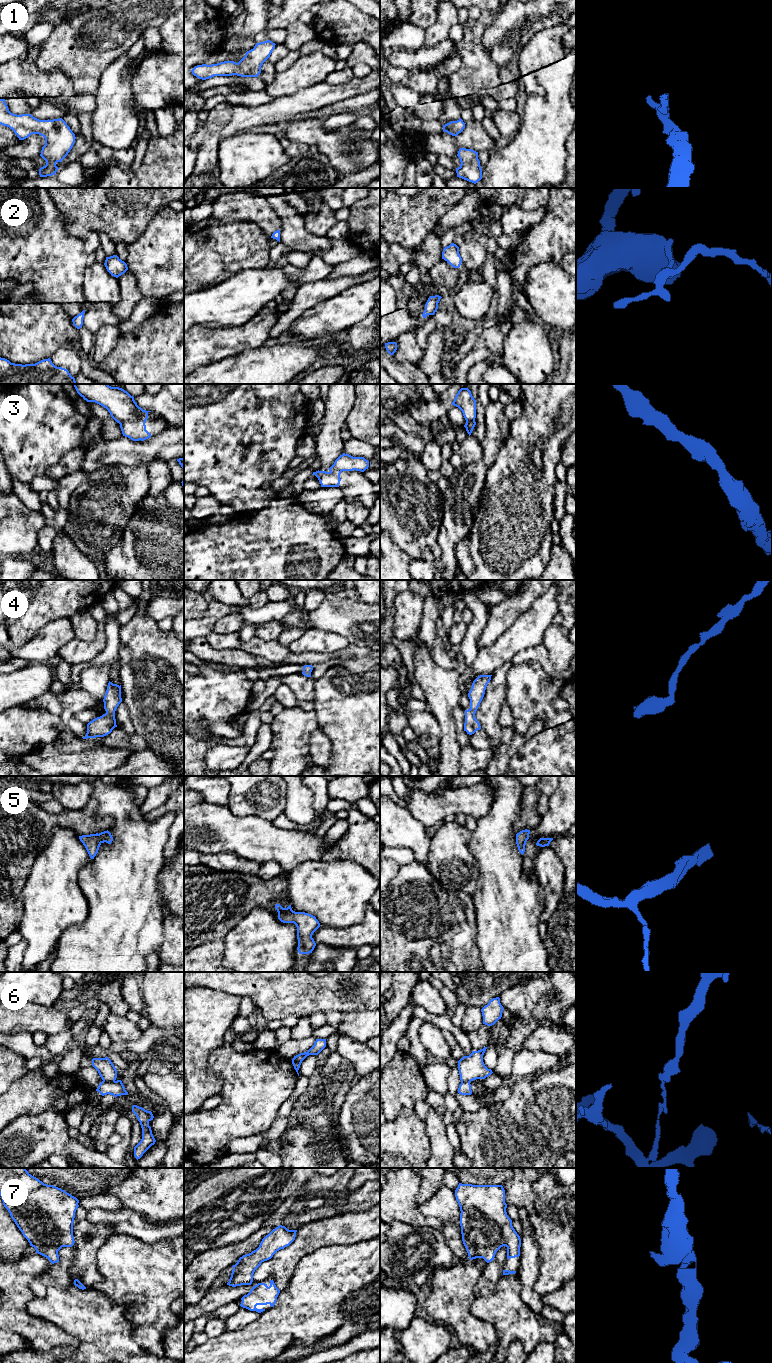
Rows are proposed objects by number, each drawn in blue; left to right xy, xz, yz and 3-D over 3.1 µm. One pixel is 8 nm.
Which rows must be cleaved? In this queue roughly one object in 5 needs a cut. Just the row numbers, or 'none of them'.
3, 6

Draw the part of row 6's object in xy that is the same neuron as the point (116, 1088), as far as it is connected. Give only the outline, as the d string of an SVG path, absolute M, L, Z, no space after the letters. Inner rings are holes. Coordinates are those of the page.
M121 1080L113 1082L102 1081L96 1091L98 1091L102 1096L110 1094L117 1097L128 1094Z

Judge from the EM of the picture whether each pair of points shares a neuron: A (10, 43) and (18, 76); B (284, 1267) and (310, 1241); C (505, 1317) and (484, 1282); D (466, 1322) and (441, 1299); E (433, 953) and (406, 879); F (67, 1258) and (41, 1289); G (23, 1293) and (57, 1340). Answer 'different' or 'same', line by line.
A: different
B: same
C: different
D: same
E: same
F: same
G: same

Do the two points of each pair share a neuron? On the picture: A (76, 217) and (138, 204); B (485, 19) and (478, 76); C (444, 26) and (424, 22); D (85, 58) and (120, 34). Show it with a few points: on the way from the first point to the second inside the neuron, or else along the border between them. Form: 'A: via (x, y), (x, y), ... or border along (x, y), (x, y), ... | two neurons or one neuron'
A: via (91, 204), (123, 204) | one neuron
B: via (476, 33), (476, 62) | one neuron
C: border along (436, 10), (436, 19), (425, 29) | two neurons
D: via (94, 49), (111, 34) | one neuron

